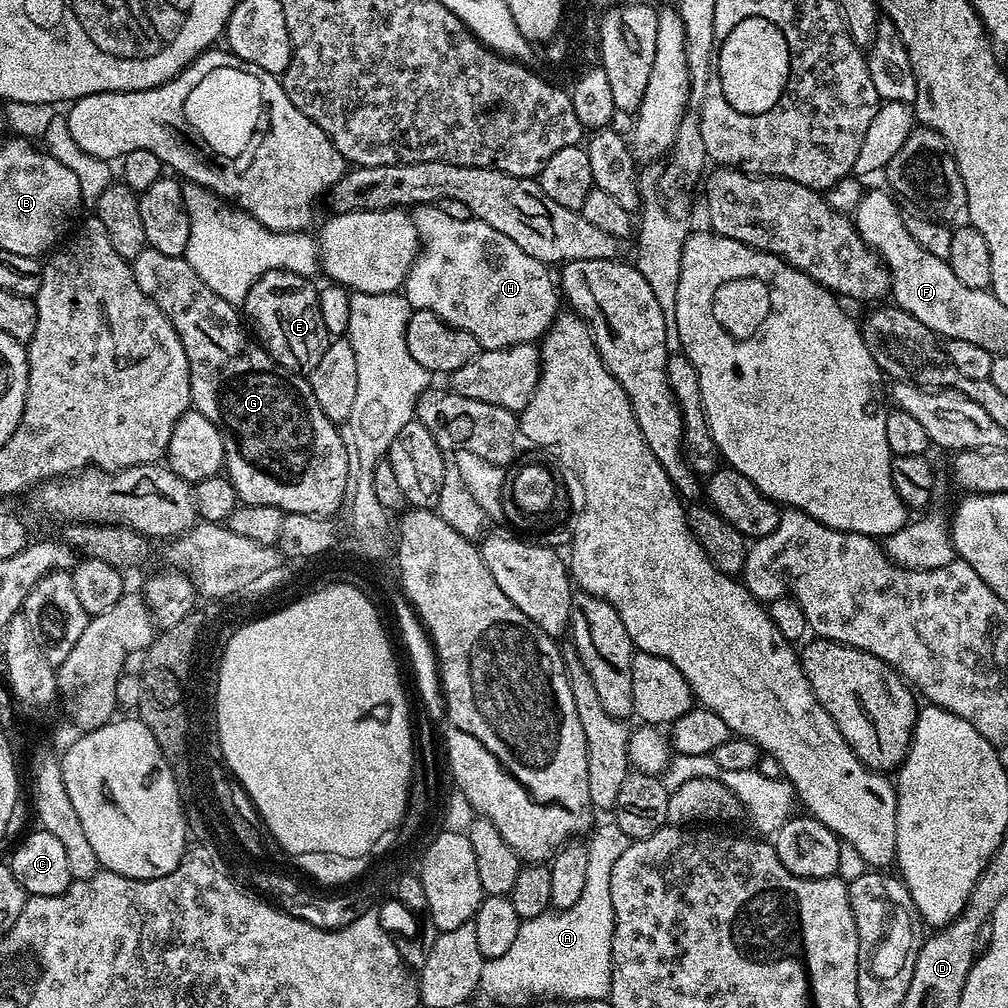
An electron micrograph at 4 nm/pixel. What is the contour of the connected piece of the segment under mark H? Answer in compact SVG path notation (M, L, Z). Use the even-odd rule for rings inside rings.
M438 206L417 207L414 212L414 219L416 229L420 235L421 249L419 256L412 263L412 269L410 270L410 274L405 278L402 289L403 295L407 296L408 302L412 305L413 309L430 310L442 317L450 327L461 328L470 334L474 334L474 338L478 338L481 349L484 350L490 348L513 348L516 344L531 344L539 341L548 333L549 326L555 322L558 313L561 311L562 300L555 291L553 291L554 293L548 292L551 288L554 288L554 284L553 281L551 284L546 277L540 276L542 265L538 258L530 258L530 254L526 254L526 250L522 250L522 246L517 246L515 242L510 242L510 238L506 238L506 234L498 234L498 230L494 230L494 226L486 226L486 222L475 218L470 220L450 218L450 214L446 214Z

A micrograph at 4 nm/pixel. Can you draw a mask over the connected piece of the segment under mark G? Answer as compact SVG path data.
M145 246L142 254L138 254L138 258L131 261L131 265L138 286L142 286L142 294L149 296L162 310L162 314L166 314L166 318L172 323L178 338L182 342L182 350L186 350L186 362L190 366L192 408L206 418L210 418L210 422L214 422L214 426L218 426L218 430L224 436L223 471L226 473L229 482L233 484L237 501L245 504L257 504L258 506L274 506L275 508L281 508L285 514L289 512L310 514L311 516L332 516L336 514L336 511L340 508L340 503L343 500L345 503L346 493L350 488L350 448L342 435L341 429L333 424L330 418L326 418L326 414L322 414L322 406L318 406L318 398L314 398L314 390L309 386L307 379L299 372L291 372L288 368L283 368L263 346L257 343L250 335L237 305L226 302L226 298L218 298L218 294L214 294L214 290L210 290L210 286L206 286L206 282L202 282L202 278L198 278L198 274L194 274L194 266L190 266L190 262L185 260L183 256L161 254L160 251Z

